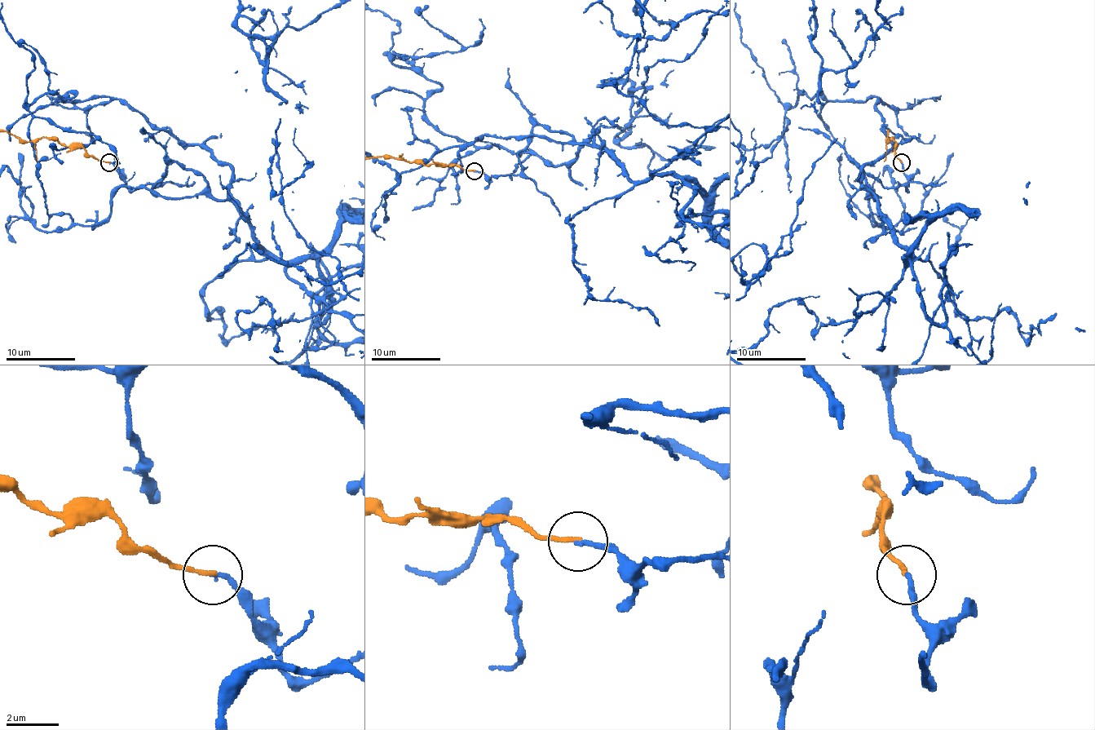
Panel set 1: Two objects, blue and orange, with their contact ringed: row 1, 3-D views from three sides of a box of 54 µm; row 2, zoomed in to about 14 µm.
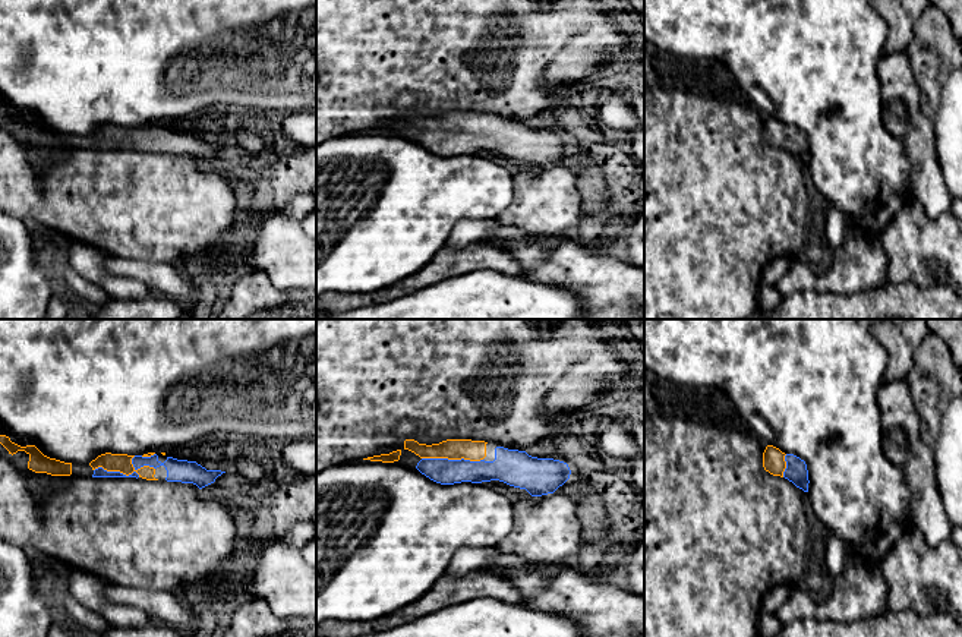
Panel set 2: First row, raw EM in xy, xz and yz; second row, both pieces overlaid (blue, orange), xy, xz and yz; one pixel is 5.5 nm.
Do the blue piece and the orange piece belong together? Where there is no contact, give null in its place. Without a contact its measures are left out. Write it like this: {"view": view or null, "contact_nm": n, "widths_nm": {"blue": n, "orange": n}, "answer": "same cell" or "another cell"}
{"view": "xy", "contact_nm": 340, "widths_nm": {"blue": 60, "orange": 100}, "answer": "same cell"}

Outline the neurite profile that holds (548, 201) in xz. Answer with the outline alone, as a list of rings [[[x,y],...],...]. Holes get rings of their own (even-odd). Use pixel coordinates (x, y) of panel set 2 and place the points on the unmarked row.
[[[561,165],[529,168],[512,174],[514,198],[496,215],[499,224],[533,236],[577,230],[584,217],[584,189],[577,173]]]

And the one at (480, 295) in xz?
[[[482,269],[451,277],[404,297],[341,312],[318,312],[316,319],[586,319],[583,300],[567,287]]]

